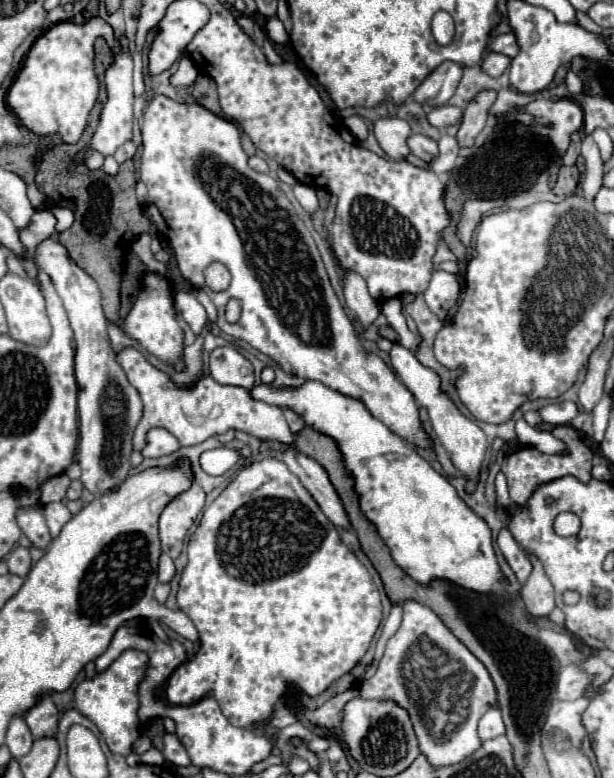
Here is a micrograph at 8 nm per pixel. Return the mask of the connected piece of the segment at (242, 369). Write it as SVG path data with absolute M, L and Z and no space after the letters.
M234 346L212 350L208 364L210 376L220 384L242 386L248 390L254 386L254 368Z

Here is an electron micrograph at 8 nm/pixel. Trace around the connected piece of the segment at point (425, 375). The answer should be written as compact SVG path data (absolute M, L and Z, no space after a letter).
M394 344L394 348L390 350L390 358L392 358L392 368L396 370L398 378L404 382L404 386L414 394L416 404L420 408L428 410L430 424L432 424L432 430L434 430L436 438L450 452L454 466L468 478L466 490L472 492L474 484L478 480L478 474L480 474L480 466L482 466L482 460L484 460L484 454L486 454L486 446L488 446L486 434L456 408L456 404L450 400L450 396L440 388L440 376L432 368L422 366L410 350L406 350L400 344Z

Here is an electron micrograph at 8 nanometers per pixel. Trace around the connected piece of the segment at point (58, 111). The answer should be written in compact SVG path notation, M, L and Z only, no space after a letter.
M94 16L84 24L58 22L32 44L22 68L6 92L8 108L30 132L38 136L58 134L68 144L78 142L100 90L94 70L94 40L98 36L104 36L116 54L122 52L122 44L114 36L112 26L100 16Z

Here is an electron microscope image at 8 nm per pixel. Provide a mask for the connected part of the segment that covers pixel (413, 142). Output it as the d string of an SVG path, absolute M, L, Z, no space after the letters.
M412 134L408 138L408 146L410 146L410 152L422 158L424 162L432 162L438 156L438 142L424 134Z

